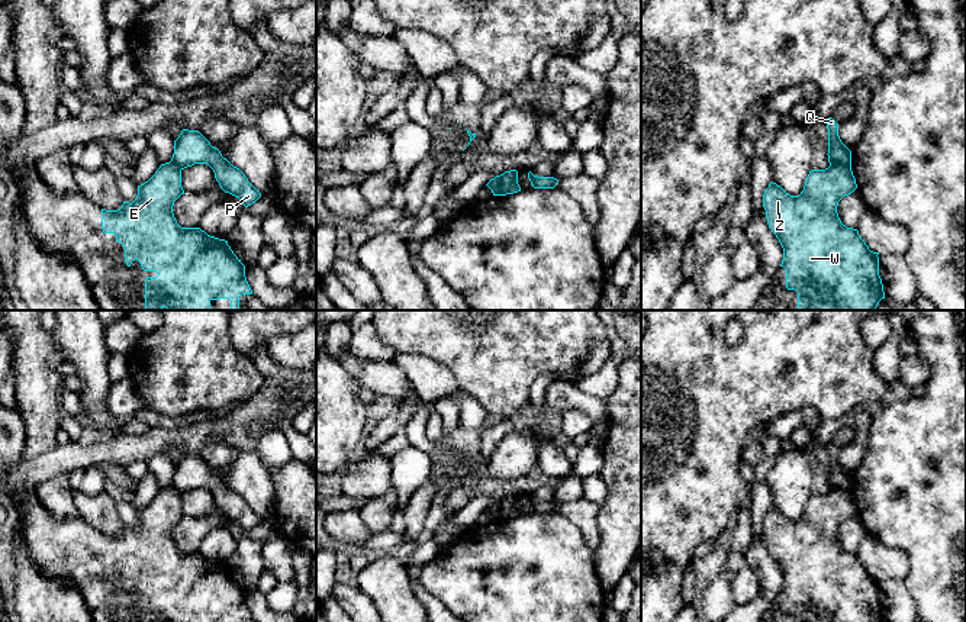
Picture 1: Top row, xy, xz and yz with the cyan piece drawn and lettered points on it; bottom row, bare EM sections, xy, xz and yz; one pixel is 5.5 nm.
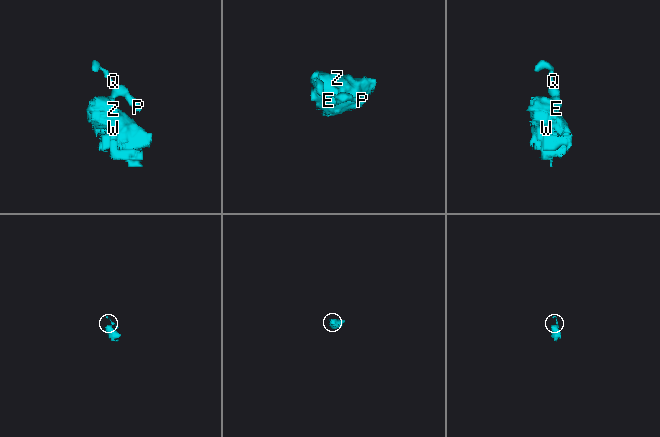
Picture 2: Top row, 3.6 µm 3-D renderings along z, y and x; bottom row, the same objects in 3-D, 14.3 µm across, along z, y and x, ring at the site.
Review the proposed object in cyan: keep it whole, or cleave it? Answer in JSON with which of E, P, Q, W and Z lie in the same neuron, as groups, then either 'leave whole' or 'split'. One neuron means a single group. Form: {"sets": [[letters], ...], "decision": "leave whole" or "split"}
{"sets": [["E", "W", "Z"], ["P", "Q"]], "decision": "split"}

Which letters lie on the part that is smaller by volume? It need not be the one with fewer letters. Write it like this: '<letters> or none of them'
P, Q

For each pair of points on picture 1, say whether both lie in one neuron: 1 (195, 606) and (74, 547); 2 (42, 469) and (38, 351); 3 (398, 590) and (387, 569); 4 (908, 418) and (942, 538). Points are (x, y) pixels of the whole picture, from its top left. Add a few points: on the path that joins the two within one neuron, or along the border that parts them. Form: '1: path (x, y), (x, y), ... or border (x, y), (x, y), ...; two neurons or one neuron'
1: path (164, 606), (160, 606), (121, 569), (105, 567); one neuron
2: border (57, 445), (25, 460); two neurons
3: path (392, 585), (387, 580), (387, 574); one neuron
4: path (918, 448), (942, 482), (942, 508); one neuron

